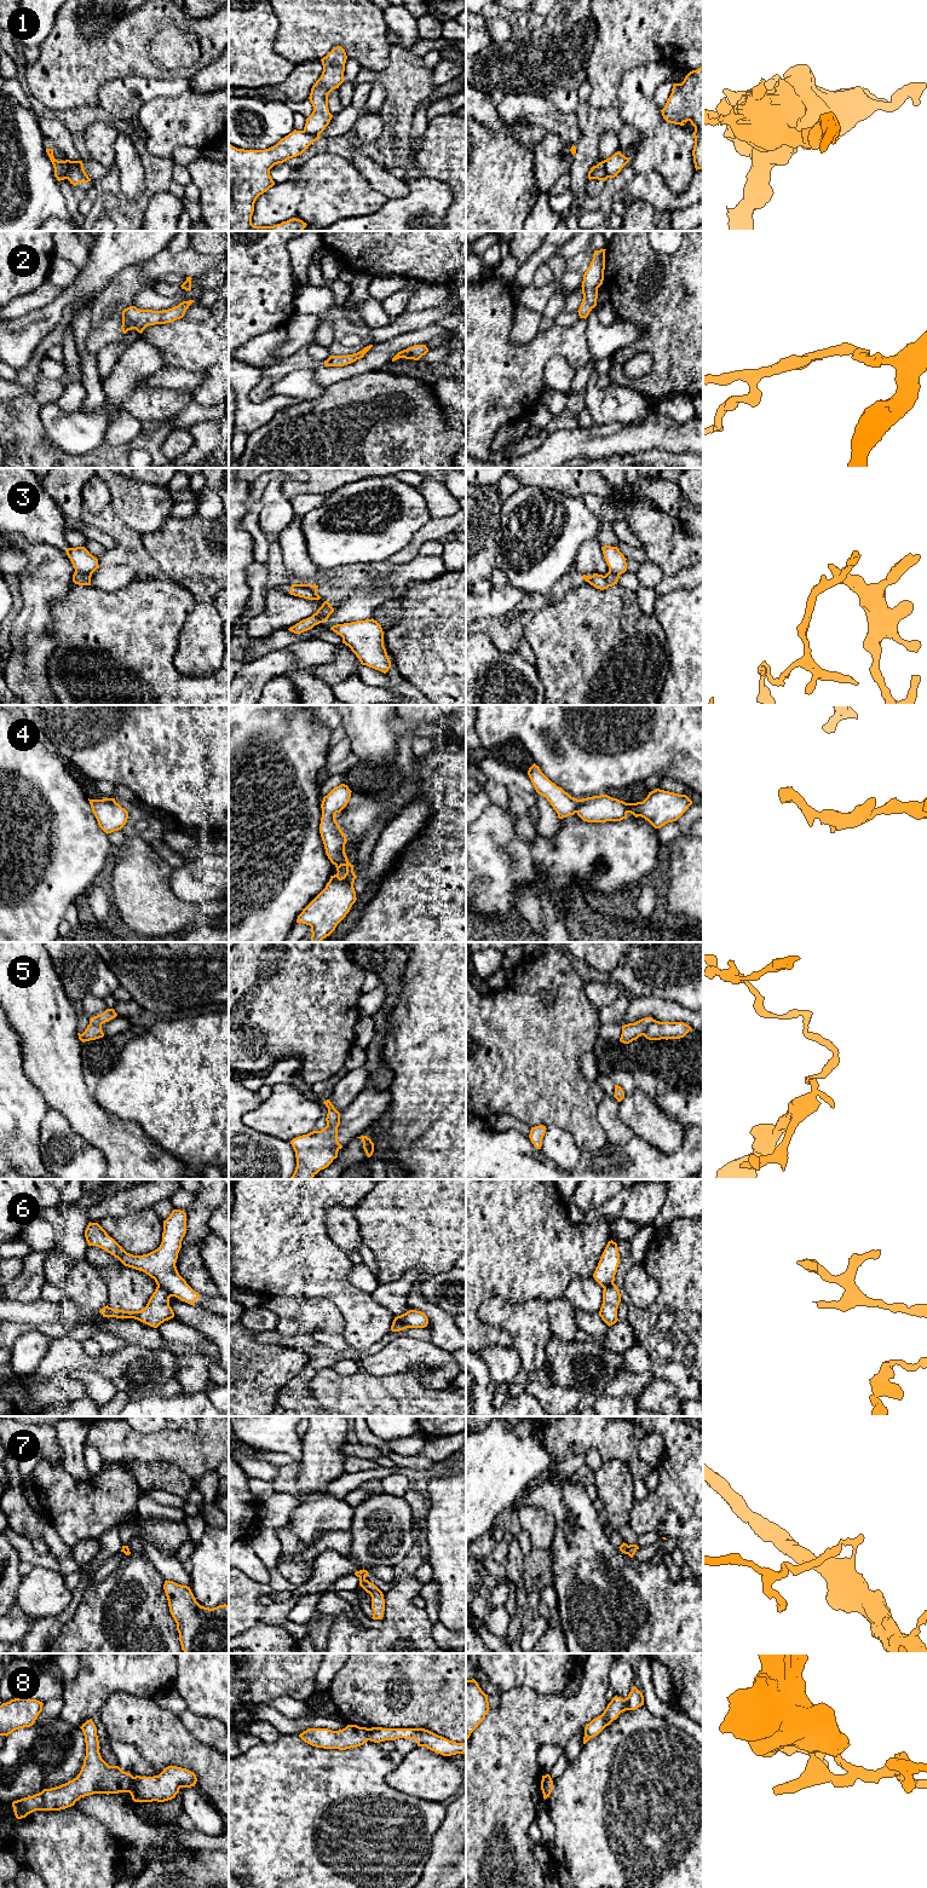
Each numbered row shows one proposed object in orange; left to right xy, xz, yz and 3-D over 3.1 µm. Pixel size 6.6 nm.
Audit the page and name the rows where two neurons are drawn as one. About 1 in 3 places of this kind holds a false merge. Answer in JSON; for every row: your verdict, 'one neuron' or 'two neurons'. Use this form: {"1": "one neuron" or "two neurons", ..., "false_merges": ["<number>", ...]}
{"1": "two neurons", "2": "one neuron", "3": "two neurons", "4": "one neuron", "5": "two neurons", "6": "two neurons", "7": "two neurons", "8": "two neurons", "false_merges": ["1", "3", "5", "6", "7", "8"]}

